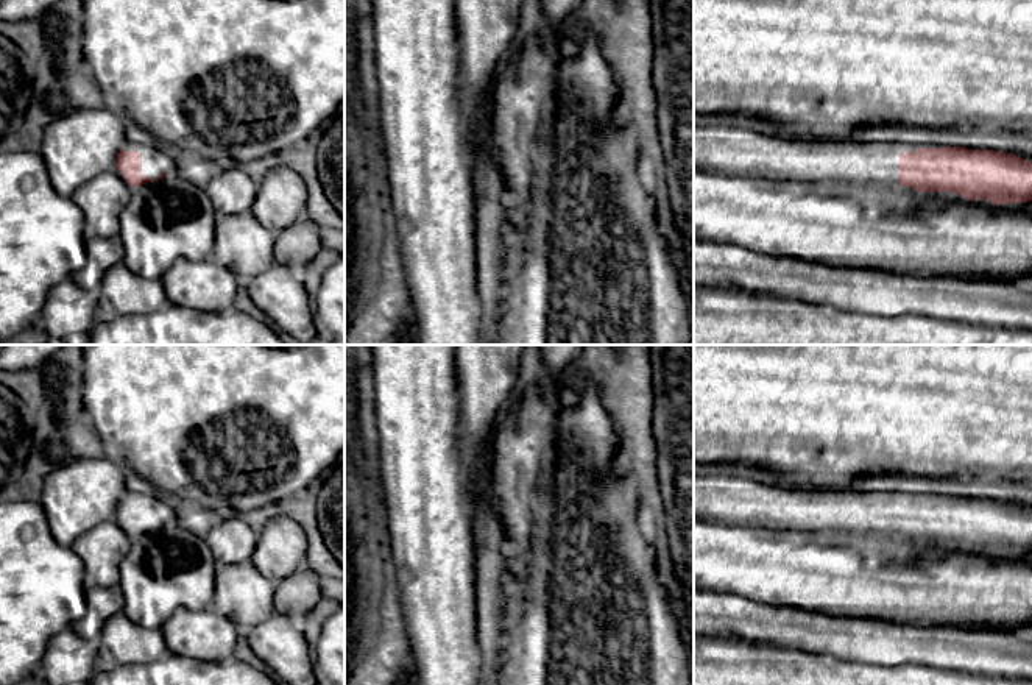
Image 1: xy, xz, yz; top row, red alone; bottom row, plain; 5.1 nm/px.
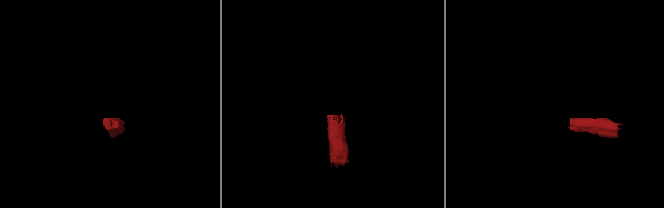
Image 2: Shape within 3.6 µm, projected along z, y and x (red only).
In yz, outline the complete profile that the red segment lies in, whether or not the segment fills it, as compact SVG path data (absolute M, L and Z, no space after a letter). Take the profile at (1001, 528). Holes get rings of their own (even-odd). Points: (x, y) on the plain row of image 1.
M694 473L694 516L772 531L899 534L918 541L956 541L991 554L1032 551L1032 512L996 499L792 488L737 474Z

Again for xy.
M126 490L117 504L115 521L134 537L164 529L175 521L175 512L162 498Z

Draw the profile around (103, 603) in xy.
M120 585L84 588L86 615L72 624L72 629L86 640L97 641L104 623L123 612L125 598Z

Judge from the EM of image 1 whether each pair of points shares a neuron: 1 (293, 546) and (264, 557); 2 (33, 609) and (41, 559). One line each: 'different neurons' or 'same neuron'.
1: same neuron
2: same neuron

